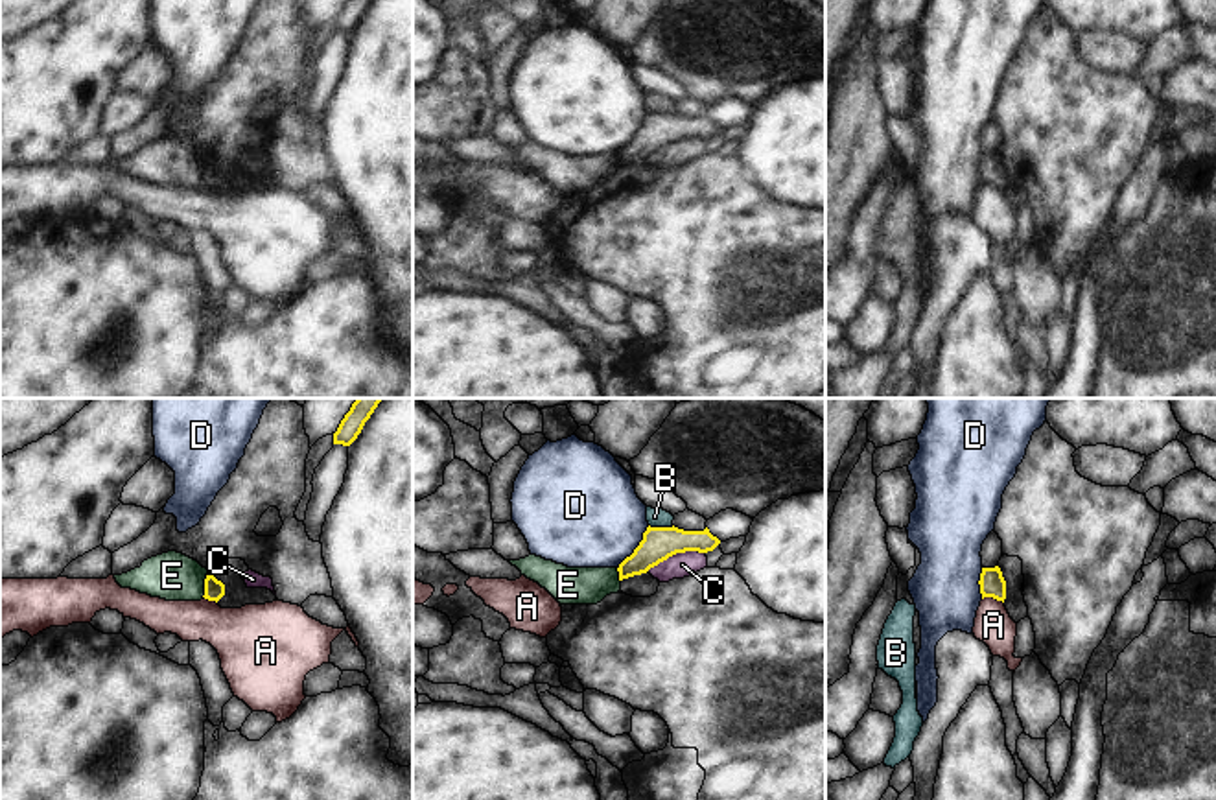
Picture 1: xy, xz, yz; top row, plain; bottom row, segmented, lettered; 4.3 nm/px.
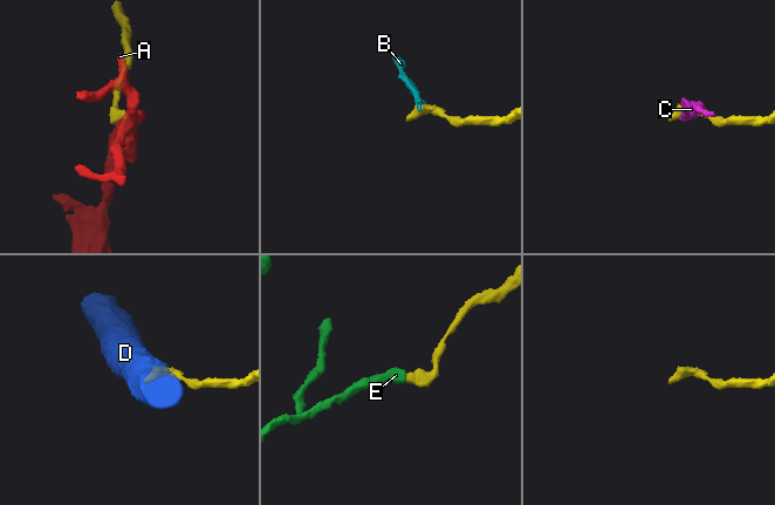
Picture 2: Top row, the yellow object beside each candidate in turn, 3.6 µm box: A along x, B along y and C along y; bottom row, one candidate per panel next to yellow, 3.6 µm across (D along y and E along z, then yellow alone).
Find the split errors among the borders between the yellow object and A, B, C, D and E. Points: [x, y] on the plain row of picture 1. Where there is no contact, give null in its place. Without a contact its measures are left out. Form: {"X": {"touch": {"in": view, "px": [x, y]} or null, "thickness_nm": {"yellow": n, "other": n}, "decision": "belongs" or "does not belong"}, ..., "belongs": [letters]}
{"A": {"touch": {"in": "yz", "px": [993, 185]}, "thickness_nm": {"yellow": 110, "other": 160}, "decision": "does not belong"}, "B": {"touch": {"in": "xz", "px": [662, 115]}, "thickness_nm": {"yellow": 150, "other": 80}, "decision": "does not belong"}, "C": {"touch": {"in": "xz", "px": [675, 141]}, "thickness_nm": {"yellow": 150, "other": 110}, "decision": "does not belong"}, "D": {"touch": {"in": "xz", "px": [636, 135]}, "thickness_nm": {"yellow": 150, "other": 440}, "decision": "does not belong"}, "E": {"touch": {"in": "xy", "px": [205, 172]}, "thickness_nm": {"yellow": 90, "other": 220}, "decision": "does not belong"}, "belongs": []}

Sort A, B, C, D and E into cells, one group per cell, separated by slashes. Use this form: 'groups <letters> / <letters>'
groups A / B C / D / E

